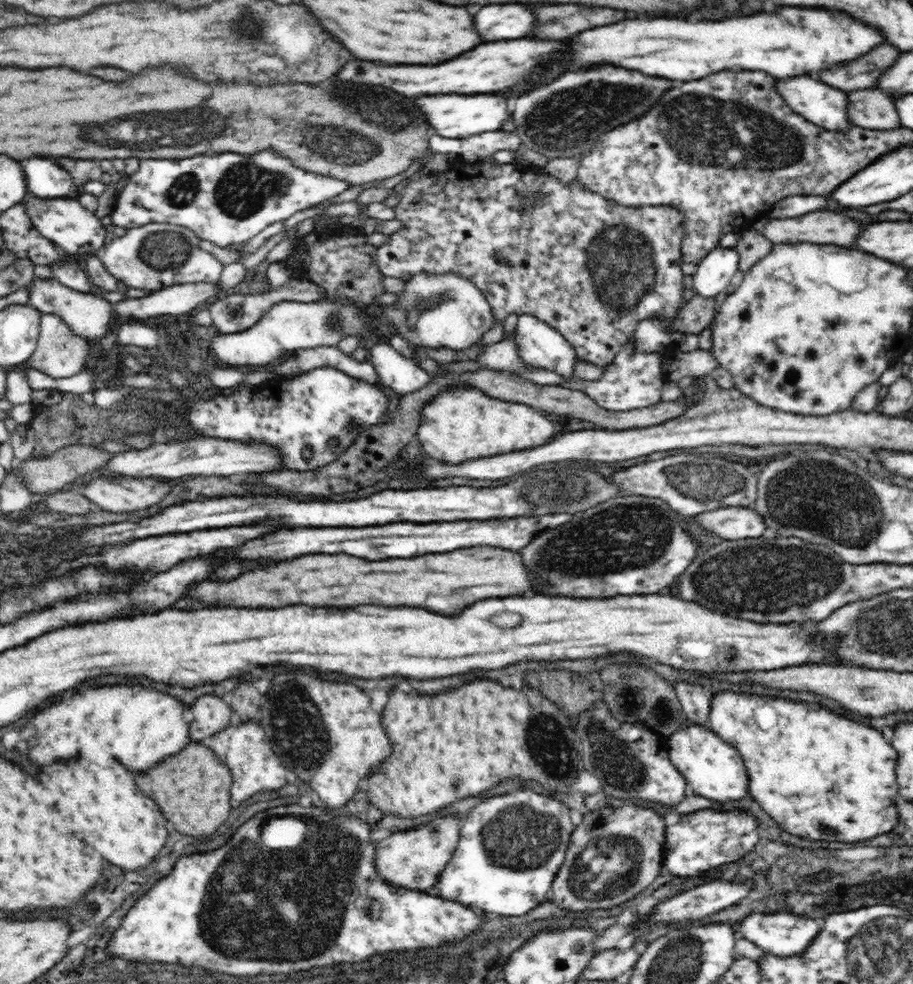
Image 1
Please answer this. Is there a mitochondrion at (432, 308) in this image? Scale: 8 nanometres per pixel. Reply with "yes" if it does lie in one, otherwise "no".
yes

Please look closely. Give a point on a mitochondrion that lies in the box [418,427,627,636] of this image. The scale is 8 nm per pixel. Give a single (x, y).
(573, 487)

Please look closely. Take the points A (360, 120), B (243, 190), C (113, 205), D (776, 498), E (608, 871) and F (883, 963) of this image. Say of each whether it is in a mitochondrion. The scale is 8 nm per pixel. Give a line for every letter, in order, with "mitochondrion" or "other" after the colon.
A: mitochondrion
B: mitochondrion
C: other
D: mitochondrion
E: mitochondrion
F: mitochondrion

